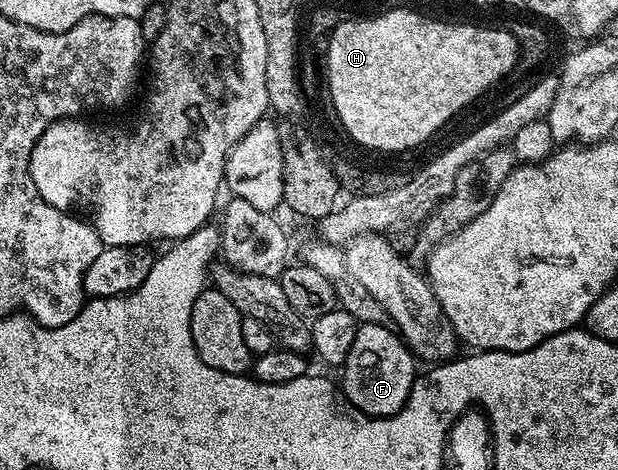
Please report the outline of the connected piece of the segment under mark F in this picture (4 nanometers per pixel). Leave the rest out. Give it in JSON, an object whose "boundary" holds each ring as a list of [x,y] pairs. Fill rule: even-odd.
{"boundary":[[[362,323],[357,326],[354,346],[350,349],[350,357],[344,362],[342,374],[344,383],[342,390],[352,404],[359,411],[365,411],[367,415],[379,417],[382,415],[397,415],[406,405],[406,401],[412,392],[412,386],[418,374],[417,360],[411,351],[408,350],[407,343],[400,338],[399,334],[391,326],[384,323]]]}

